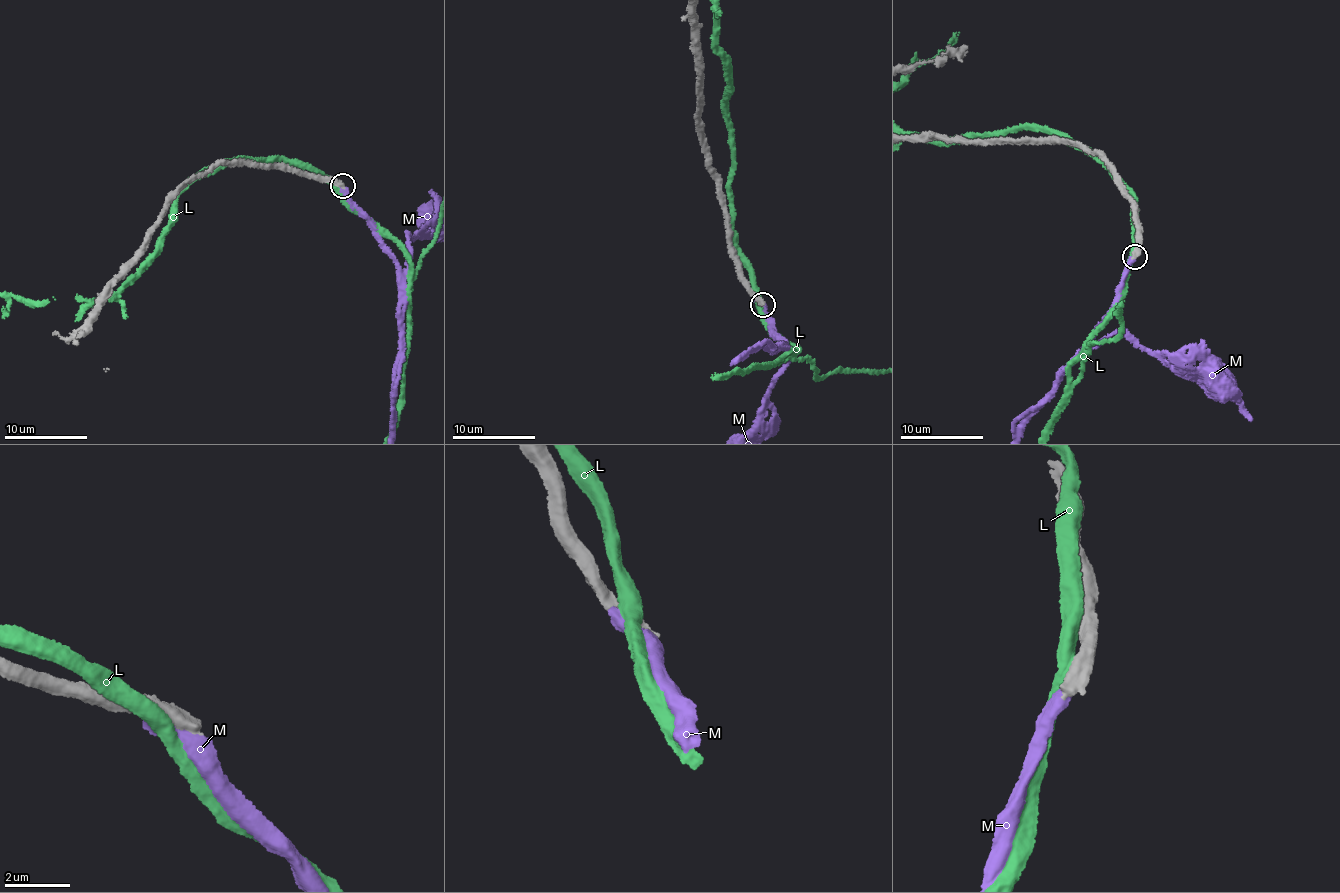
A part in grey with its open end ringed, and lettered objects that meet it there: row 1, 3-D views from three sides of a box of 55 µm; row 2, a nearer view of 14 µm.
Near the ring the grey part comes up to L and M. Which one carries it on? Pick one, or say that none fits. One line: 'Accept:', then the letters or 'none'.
Accept: none

